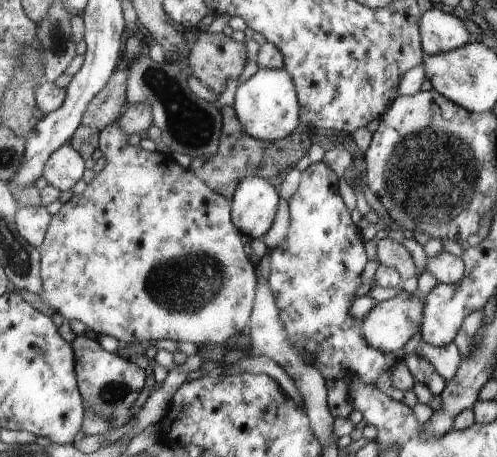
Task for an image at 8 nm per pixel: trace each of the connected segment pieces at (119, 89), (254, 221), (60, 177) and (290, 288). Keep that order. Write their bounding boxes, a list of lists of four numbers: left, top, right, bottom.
[[80,65,128,131],[231,176,279,240],[43,145,86,190],[267,161,404,419]]

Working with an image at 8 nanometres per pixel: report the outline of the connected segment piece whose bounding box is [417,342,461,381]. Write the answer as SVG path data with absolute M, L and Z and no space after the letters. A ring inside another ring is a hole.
M453 342L441 347L424 343L419 346L417 351L422 358L427 359L446 381L455 377L458 365L461 363L461 355L458 347Z

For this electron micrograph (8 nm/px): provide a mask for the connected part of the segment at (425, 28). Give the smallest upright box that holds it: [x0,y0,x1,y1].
[420,7,474,55]

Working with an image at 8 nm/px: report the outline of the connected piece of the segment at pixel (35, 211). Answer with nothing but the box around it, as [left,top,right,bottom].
[17,206,53,248]

